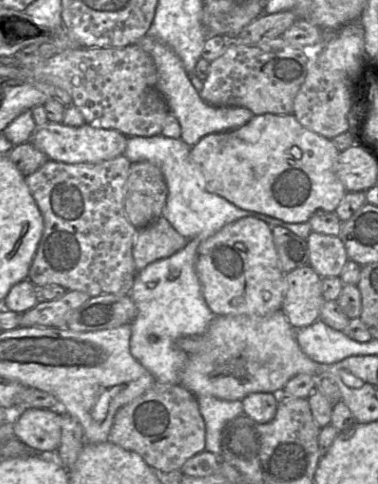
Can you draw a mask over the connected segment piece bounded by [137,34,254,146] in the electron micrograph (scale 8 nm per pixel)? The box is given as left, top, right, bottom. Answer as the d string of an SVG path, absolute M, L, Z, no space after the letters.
M147 34L138 41L137 45L152 57L157 71L156 88L165 98L170 113L178 119L181 127L181 139L189 146L193 146L207 134L239 128L254 116L245 107L212 106L203 101L191 84L179 56L157 38Z

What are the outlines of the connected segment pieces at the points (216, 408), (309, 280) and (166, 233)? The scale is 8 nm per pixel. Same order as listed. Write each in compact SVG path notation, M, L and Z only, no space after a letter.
M198 396L196 399L206 427L205 451L220 457L222 431L229 421L244 414L242 402L212 396Z
M309 264L285 274L287 290L281 311L295 329L307 327L320 318L325 301L322 277Z
M159 217L137 231L133 247L135 268L141 271L155 261L172 256L185 245L186 238L164 217Z

